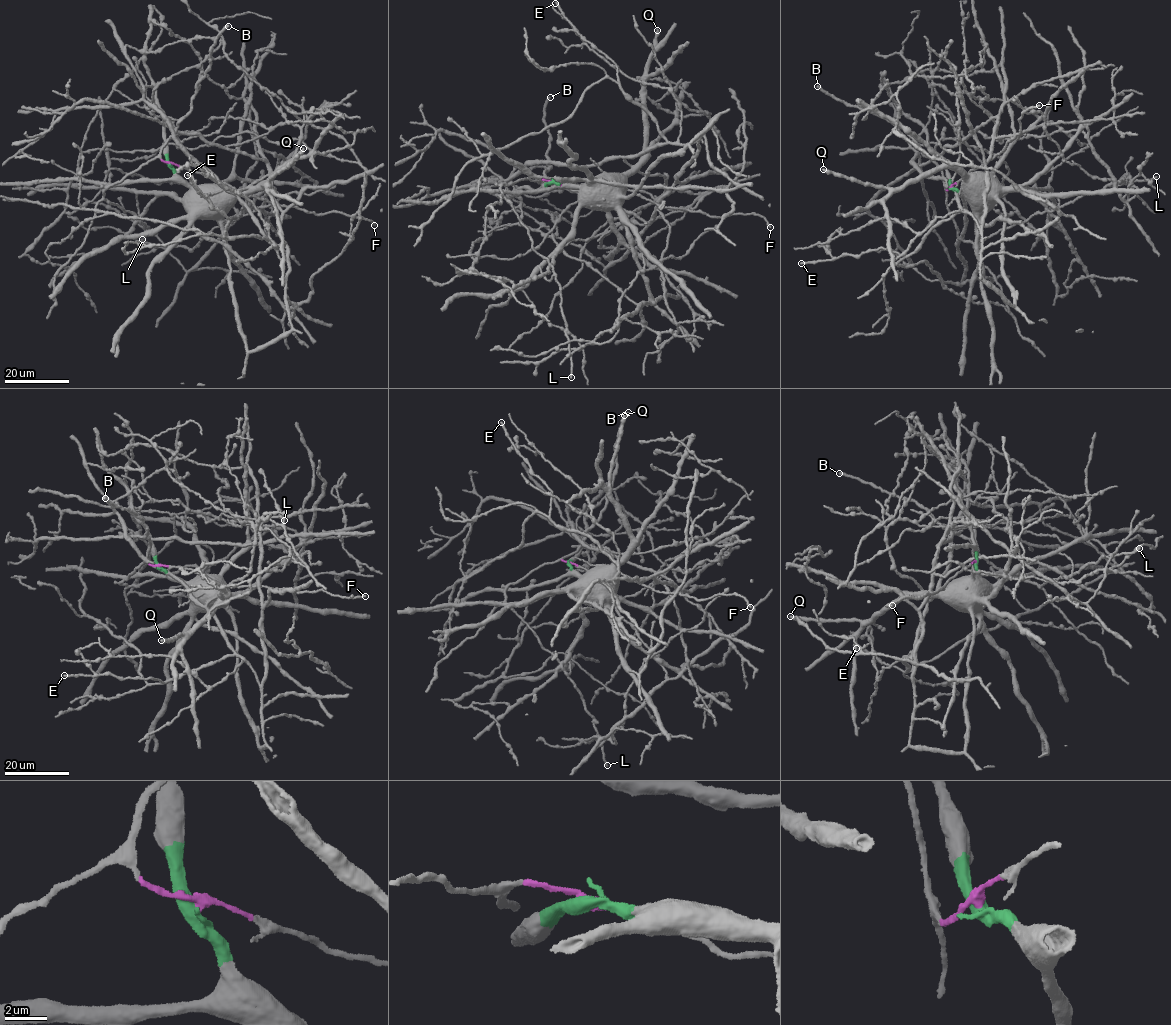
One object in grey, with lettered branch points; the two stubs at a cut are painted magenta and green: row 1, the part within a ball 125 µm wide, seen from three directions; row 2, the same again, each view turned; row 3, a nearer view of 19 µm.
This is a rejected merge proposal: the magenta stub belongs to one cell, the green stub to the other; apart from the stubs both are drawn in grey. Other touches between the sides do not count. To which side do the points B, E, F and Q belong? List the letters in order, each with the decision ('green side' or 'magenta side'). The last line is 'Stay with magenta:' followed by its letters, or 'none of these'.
B: magenta side
E: green side
F: magenta side
Q: green side
Stay with magenta: B, F

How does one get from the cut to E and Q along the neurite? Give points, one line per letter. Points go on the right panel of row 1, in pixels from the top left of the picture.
E: (952, 187), (967, 190), (969, 174), (957, 171), (952, 182), (961, 210), (906, 256), (881, 248), (801, 263)
Q: (952, 187), (967, 190), (969, 174), (964, 176), (954, 167), (939, 166), (891, 188), (835, 176), (823, 169)

